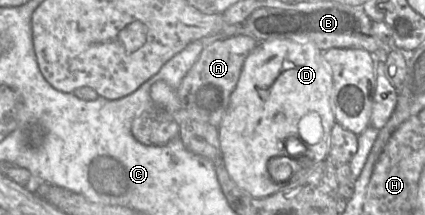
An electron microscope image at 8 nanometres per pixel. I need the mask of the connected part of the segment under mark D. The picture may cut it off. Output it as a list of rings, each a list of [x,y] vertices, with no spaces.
[[[288,39],[259,42],[247,56],[233,90],[229,105],[219,126],[221,160],[231,179],[243,190],[256,198],[273,195],[292,184],[276,183],[268,172],[268,162],[275,157],[306,157],[313,165],[326,160],[329,152],[330,134],[336,124],[330,103],[333,79],[323,53],[313,43]]]

